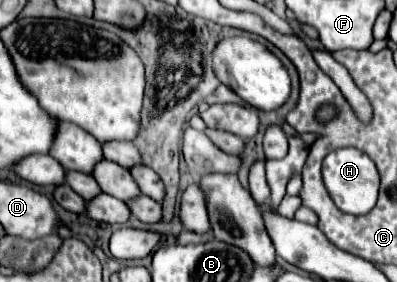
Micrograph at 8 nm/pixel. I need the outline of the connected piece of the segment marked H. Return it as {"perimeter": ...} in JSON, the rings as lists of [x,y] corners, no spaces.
{"perimeter":[[[338,148],[322,162],[322,182],[332,202],[346,214],[368,214],[378,198],[378,170],[370,156],[358,148]]]}

